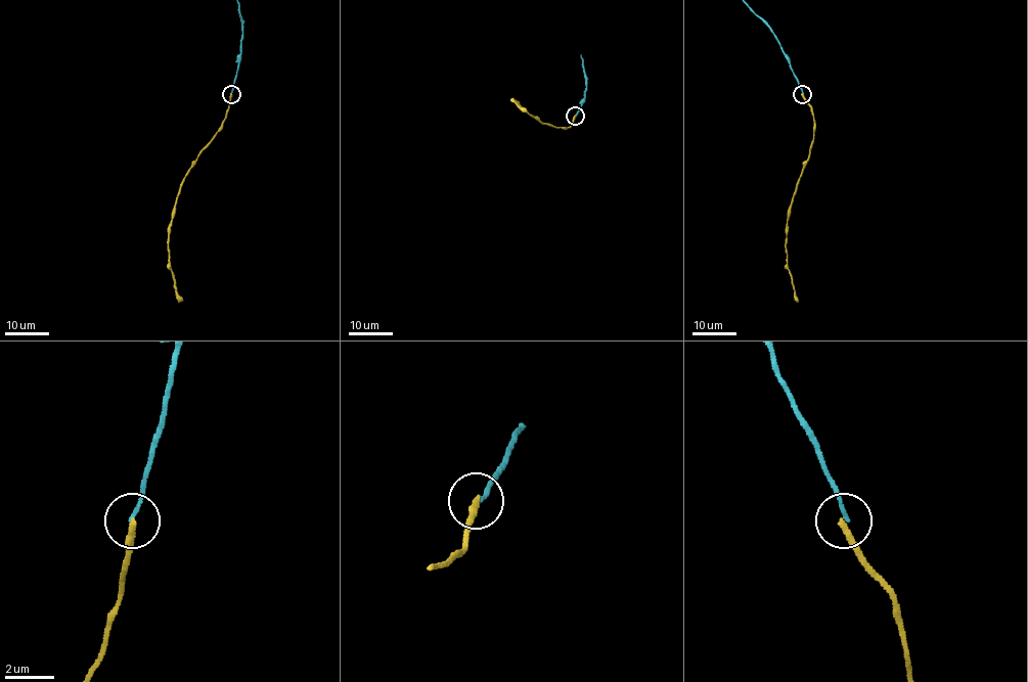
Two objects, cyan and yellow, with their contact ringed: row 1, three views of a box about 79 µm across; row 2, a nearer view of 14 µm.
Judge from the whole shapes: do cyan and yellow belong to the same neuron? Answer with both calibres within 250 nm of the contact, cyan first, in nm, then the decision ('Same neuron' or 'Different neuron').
Thickness 150 nm (cyan) against 240 nm. Different neuron

